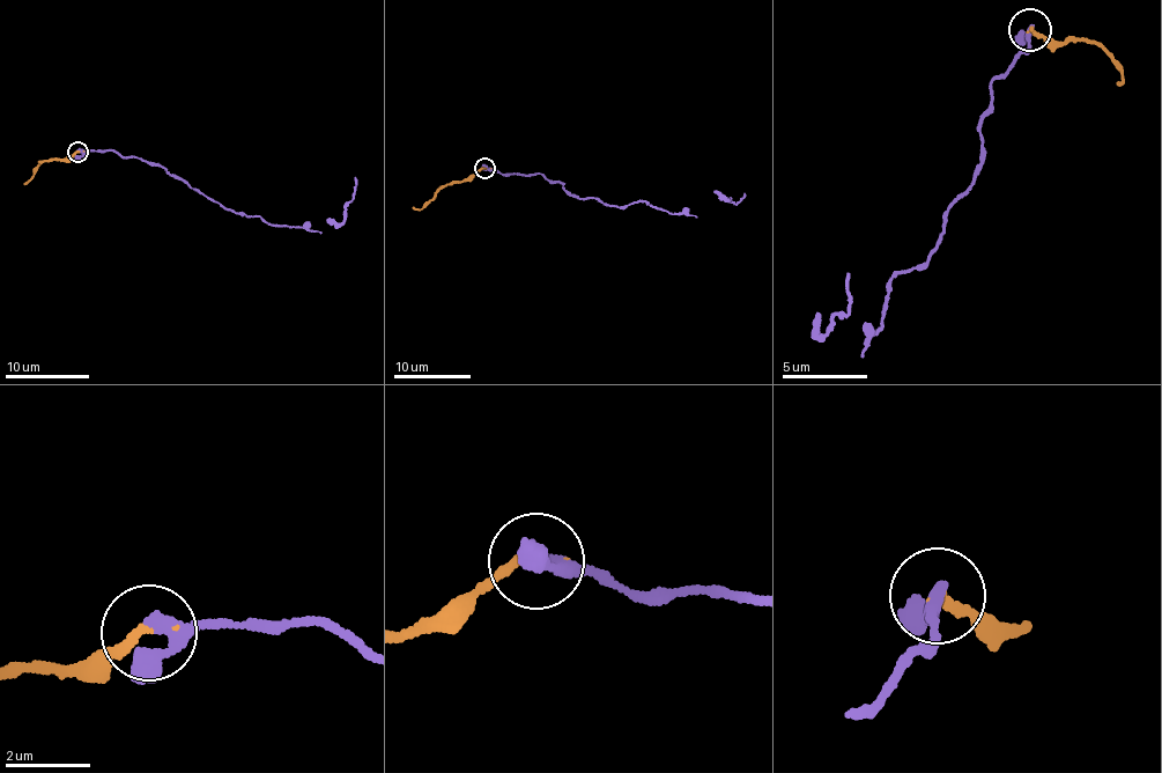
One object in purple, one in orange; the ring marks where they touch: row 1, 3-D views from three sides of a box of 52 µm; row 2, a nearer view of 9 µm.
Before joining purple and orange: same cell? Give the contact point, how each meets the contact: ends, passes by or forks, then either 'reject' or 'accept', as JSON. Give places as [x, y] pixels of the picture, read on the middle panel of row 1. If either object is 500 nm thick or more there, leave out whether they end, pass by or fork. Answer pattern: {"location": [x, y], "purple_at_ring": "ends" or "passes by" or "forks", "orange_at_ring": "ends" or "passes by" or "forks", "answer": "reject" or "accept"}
{"location": [485, 168], "purple_at_ring": "passes by", "orange_at_ring": "ends", "answer": "reject"}

